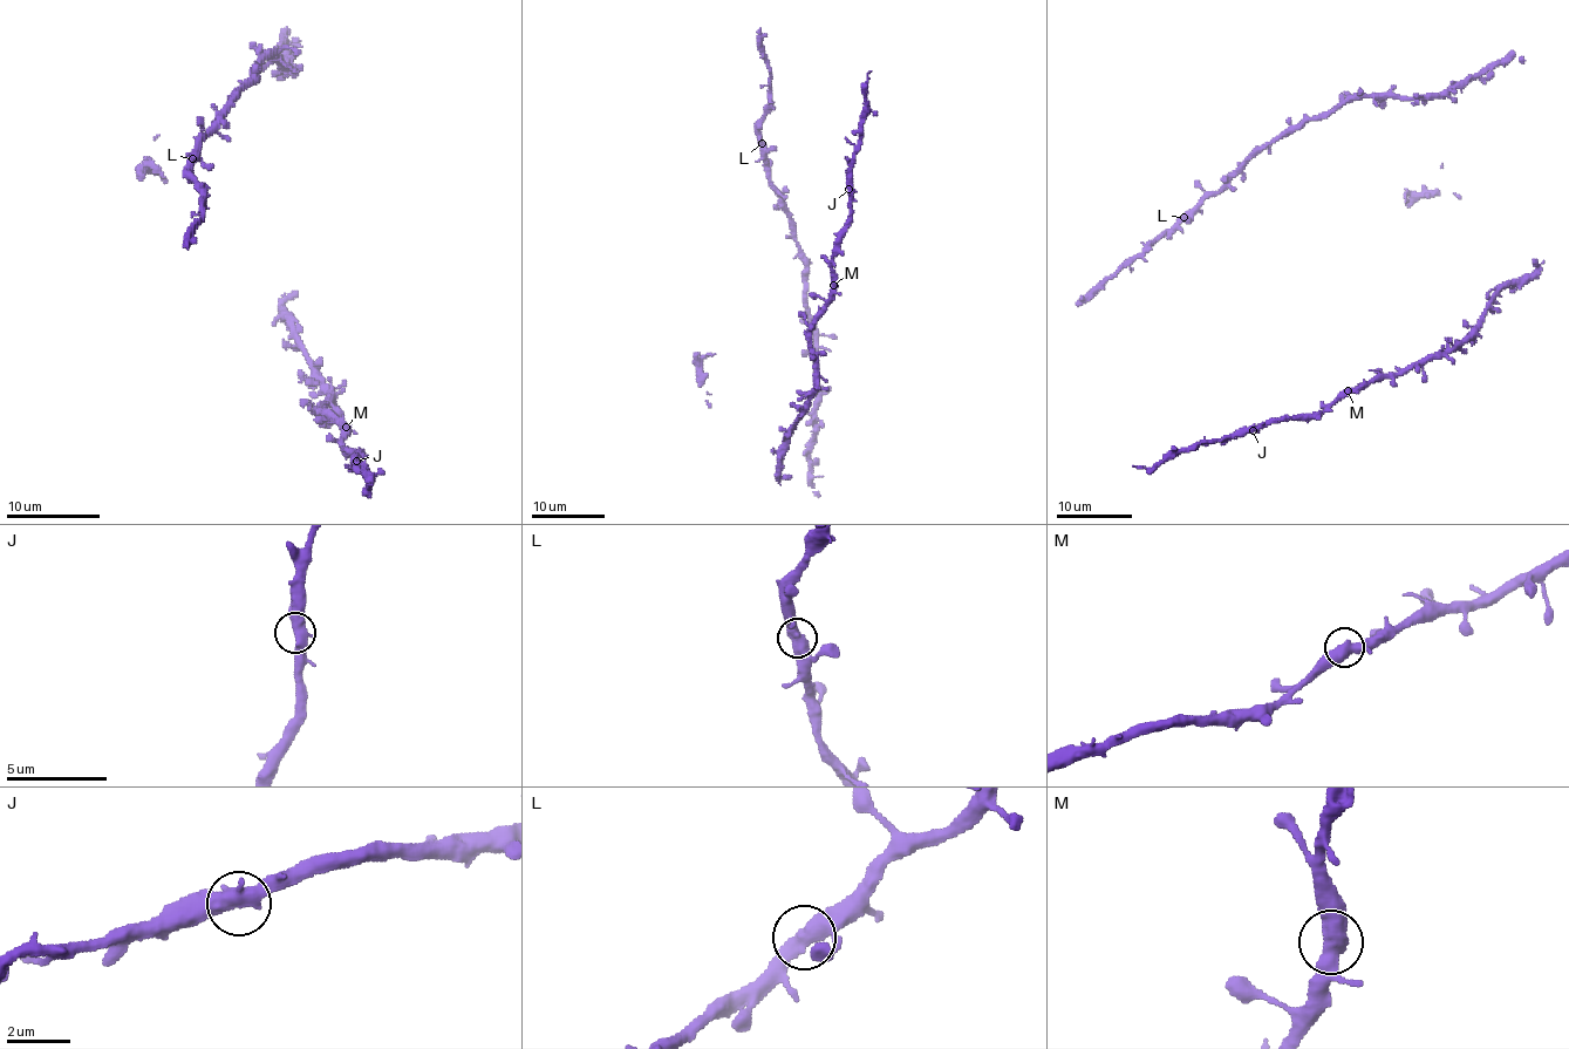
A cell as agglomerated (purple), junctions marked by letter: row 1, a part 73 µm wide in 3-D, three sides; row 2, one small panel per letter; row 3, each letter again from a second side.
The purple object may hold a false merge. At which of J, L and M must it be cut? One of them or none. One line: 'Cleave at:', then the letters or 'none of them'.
Cleave at: none of them

